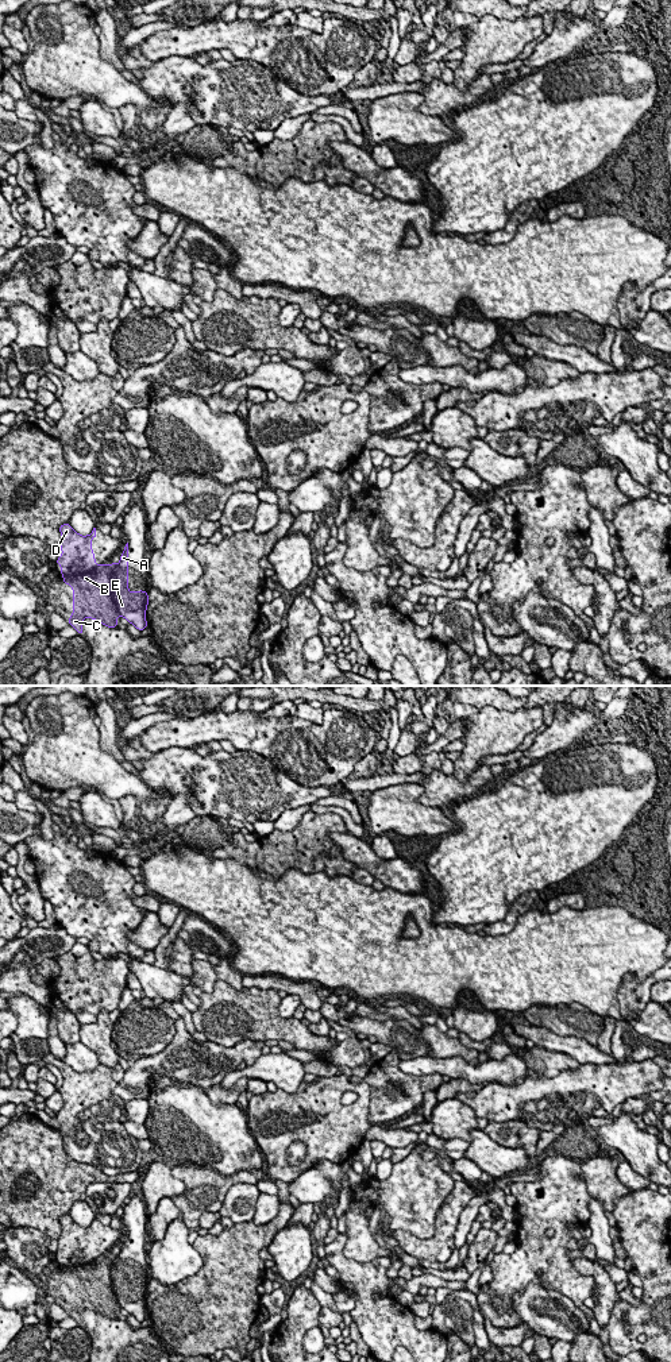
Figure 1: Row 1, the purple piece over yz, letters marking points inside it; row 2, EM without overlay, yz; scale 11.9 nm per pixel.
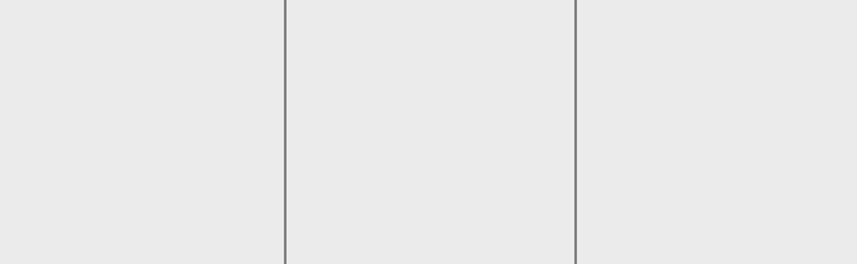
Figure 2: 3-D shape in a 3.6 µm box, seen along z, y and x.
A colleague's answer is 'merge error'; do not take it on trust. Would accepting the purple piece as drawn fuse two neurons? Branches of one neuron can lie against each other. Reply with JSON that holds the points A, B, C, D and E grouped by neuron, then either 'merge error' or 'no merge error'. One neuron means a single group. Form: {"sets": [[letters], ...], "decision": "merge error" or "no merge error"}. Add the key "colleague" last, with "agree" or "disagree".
{"sets": [["A", "B", "C", "E"], ["D"]], "decision": "merge error", "colleague": "agree"}

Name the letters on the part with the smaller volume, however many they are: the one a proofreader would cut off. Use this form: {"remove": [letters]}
{"remove": ["A", "B", "C", "E"]}

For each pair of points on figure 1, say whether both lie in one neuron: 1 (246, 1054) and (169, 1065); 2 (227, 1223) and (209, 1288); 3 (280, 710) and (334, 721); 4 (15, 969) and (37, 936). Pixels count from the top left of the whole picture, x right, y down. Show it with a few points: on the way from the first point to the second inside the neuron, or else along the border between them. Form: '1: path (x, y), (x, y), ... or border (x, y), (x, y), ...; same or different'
1: path (227, 1057), (207, 1057), (203, 1061), (188, 1061); same
2: border (235, 1223), (223, 1230); different
3: border (289, 714), (267, 718), (258, 716); different
4: path (19, 961), (37, 944); same

